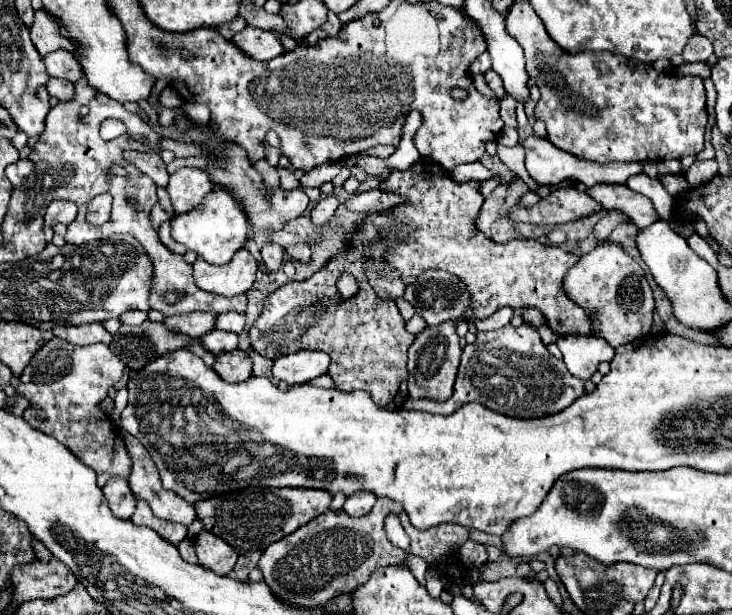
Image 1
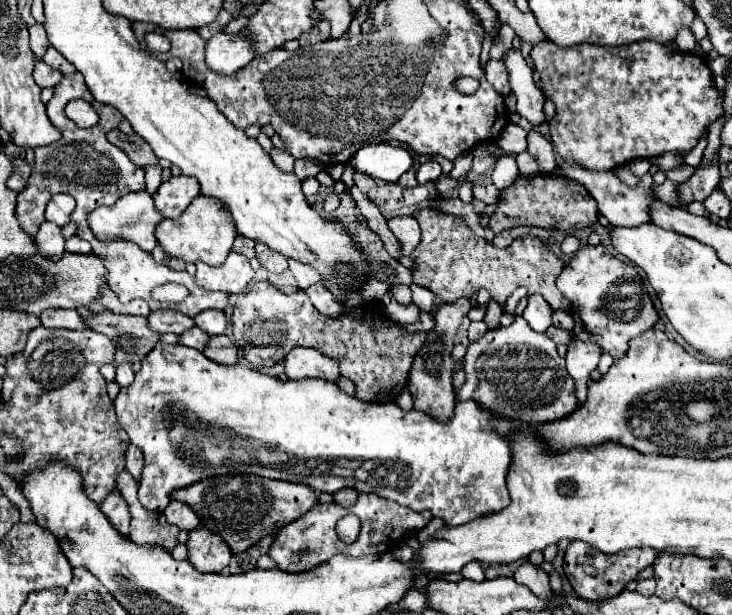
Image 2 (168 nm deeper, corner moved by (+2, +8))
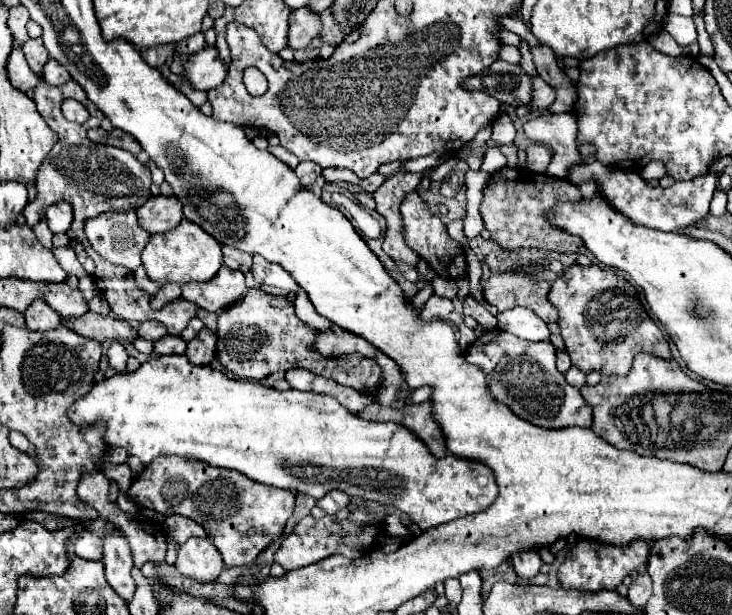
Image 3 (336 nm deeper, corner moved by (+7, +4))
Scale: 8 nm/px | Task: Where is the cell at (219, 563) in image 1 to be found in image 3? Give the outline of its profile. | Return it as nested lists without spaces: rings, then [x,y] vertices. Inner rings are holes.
[[[191,538],[177,548],[175,568],[185,576],[199,584],[215,582],[219,572],[223,570],[221,554],[211,546],[207,538]]]

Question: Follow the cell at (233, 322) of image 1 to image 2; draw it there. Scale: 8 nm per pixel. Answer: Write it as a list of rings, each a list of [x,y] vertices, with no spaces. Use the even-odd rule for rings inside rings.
[[[204,310],[194,318],[194,322],[198,328],[204,328],[212,336],[224,334],[228,328],[228,320],[222,310]]]

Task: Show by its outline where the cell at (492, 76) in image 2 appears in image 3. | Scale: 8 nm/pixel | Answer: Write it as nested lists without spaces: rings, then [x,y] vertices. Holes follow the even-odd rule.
[[[497,60],[487,70],[483,70],[479,84],[479,90],[495,96],[499,102],[511,104],[515,108],[531,104],[533,80],[521,66]]]

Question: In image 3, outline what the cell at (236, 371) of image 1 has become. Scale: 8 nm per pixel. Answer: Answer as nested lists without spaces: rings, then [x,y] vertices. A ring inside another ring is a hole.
[[[203,328],[189,344],[187,344],[187,352],[185,356],[199,366],[207,366],[215,360],[215,342],[217,336],[215,332],[211,332],[209,328]]]

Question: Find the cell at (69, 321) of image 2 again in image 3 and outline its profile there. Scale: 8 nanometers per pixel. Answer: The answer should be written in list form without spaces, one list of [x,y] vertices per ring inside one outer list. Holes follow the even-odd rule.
[[[33,300],[25,310],[25,322],[29,330],[53,330],[61,324],[61,316],[45,300]]]

